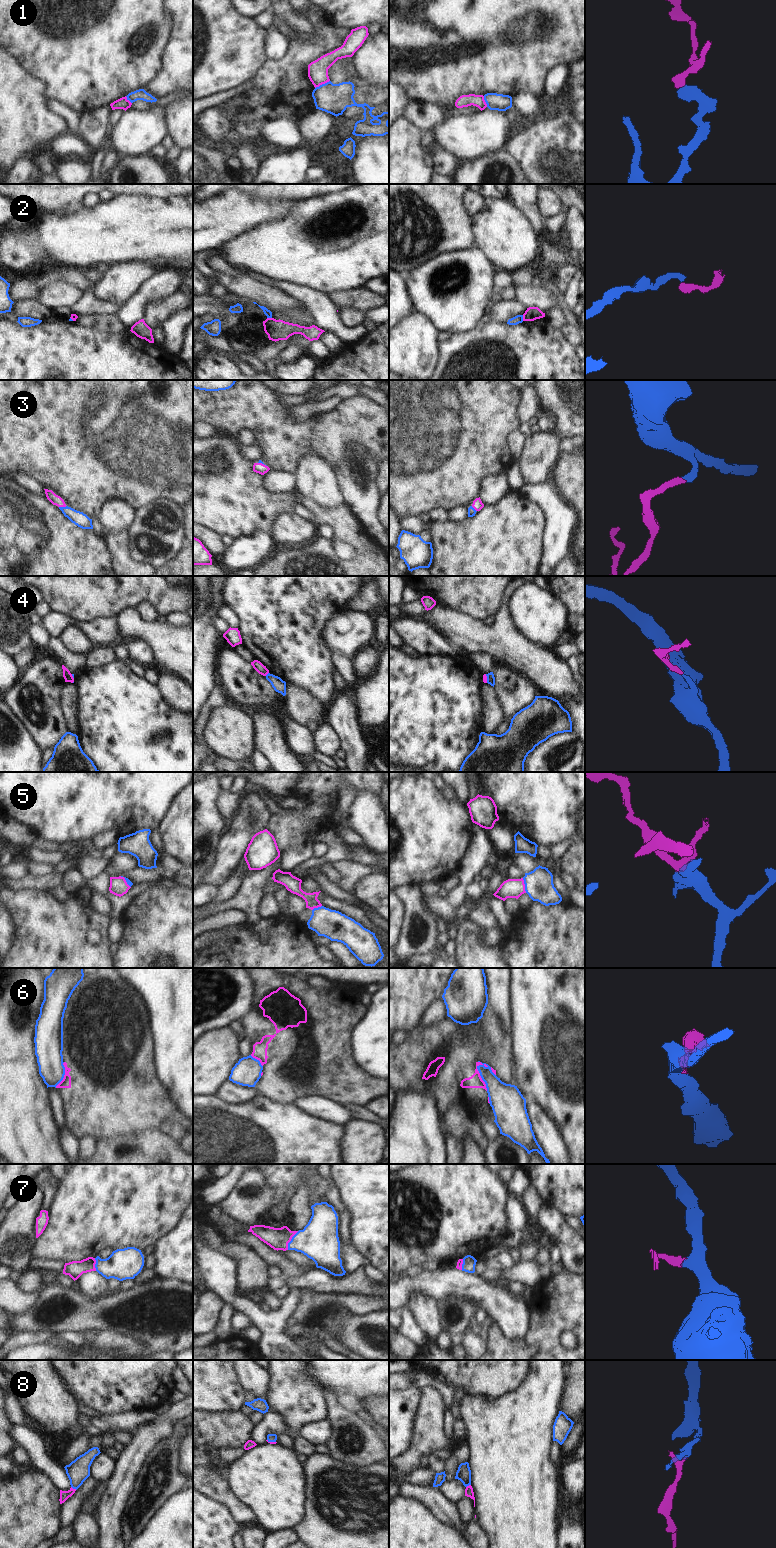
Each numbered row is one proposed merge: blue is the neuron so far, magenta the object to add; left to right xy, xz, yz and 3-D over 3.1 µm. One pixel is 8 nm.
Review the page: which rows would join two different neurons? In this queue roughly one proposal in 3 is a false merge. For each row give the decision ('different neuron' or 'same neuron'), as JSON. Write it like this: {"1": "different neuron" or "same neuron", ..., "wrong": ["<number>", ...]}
{"1": "different neuron", "2": "different neuron", "3": "same neuron", "4": "different neuron", "5": "same neuron", "6": "different neuron", "7": "same neuron", "8": "same neuron", "wrong": ["1", "2", "4", "6"]}

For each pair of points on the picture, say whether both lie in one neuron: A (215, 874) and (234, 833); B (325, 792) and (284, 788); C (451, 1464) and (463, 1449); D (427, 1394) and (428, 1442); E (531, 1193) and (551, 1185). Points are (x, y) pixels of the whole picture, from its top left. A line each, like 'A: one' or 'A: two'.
A: one
B: two
C: one
D: one
E: two

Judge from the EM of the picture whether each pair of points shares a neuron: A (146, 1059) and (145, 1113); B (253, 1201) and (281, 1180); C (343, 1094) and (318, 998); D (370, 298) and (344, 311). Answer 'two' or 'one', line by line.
A: one
B: two
C: one
D: two

